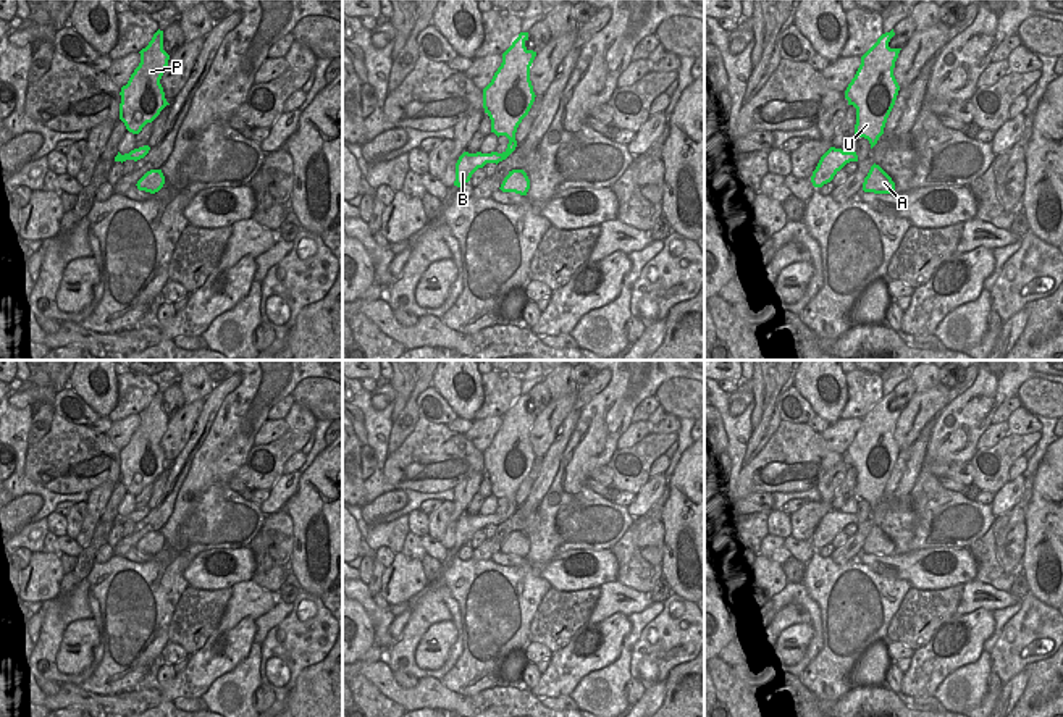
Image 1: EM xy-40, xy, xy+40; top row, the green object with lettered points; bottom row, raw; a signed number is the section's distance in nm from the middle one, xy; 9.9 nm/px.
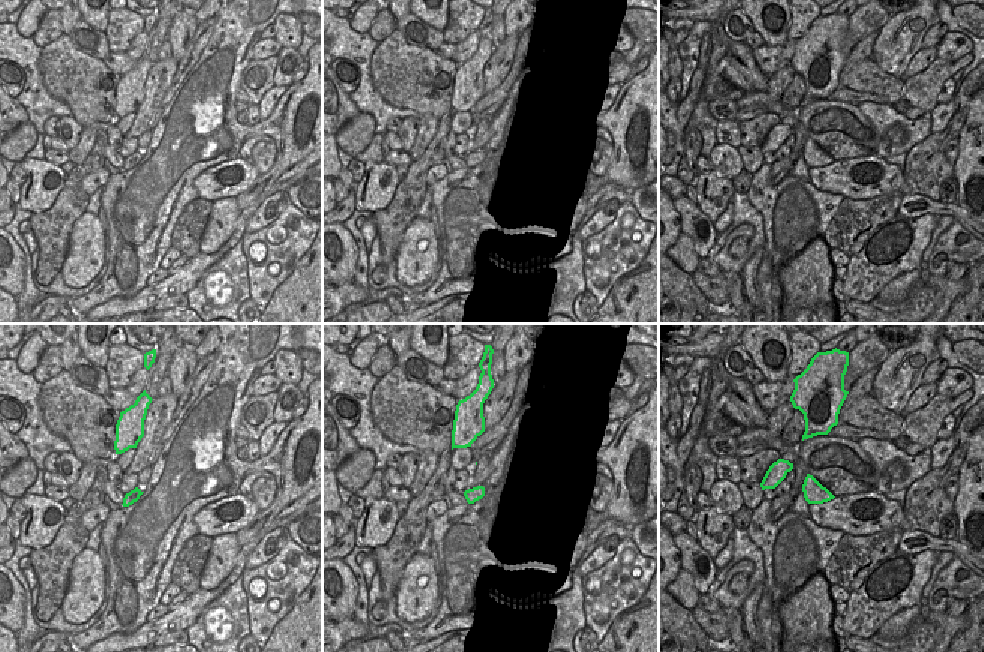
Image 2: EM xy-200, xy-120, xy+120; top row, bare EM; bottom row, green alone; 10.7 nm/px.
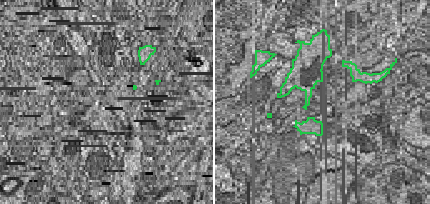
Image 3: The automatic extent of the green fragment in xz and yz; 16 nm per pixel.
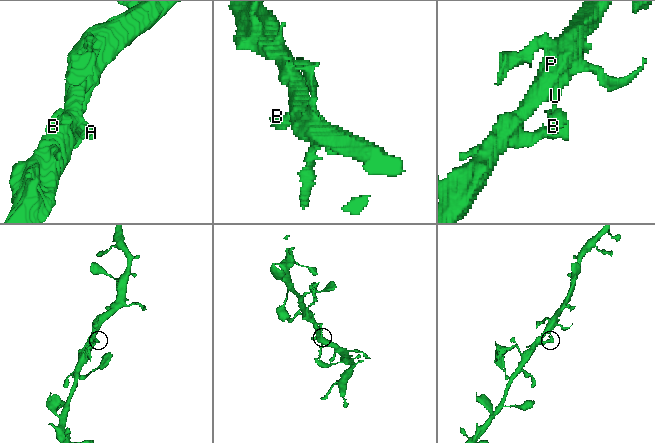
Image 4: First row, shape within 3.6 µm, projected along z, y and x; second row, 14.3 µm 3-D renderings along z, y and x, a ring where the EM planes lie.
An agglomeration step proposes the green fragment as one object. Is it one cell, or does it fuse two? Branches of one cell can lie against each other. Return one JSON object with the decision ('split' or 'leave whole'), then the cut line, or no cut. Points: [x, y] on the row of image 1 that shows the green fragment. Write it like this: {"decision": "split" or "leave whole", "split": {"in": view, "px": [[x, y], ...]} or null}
{"decision": "leave whole", "split": null}

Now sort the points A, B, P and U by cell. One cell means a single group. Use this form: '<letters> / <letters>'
A B P U

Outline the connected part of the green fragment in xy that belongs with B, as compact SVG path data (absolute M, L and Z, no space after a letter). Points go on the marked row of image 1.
M520 32L512 45L502 53L502 63L491 82L483 89L483 108L491 120L491 132L509 139L502 153L468 153L464 152L456 163L454 186L468 182L472 174L486 163L506 160L517 147L515 132L522 120L528 115L535 92L530 81L530 66L536 52L528 50L525 42L528 32Z

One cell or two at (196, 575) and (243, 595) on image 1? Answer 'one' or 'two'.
two

